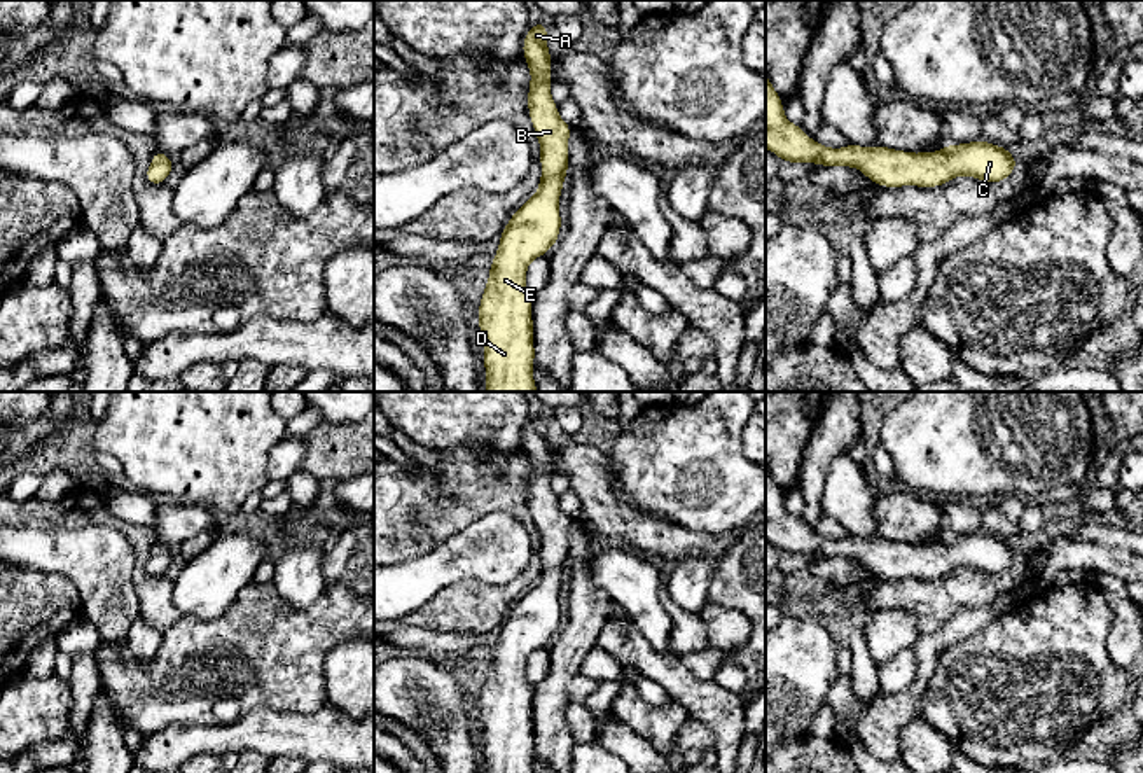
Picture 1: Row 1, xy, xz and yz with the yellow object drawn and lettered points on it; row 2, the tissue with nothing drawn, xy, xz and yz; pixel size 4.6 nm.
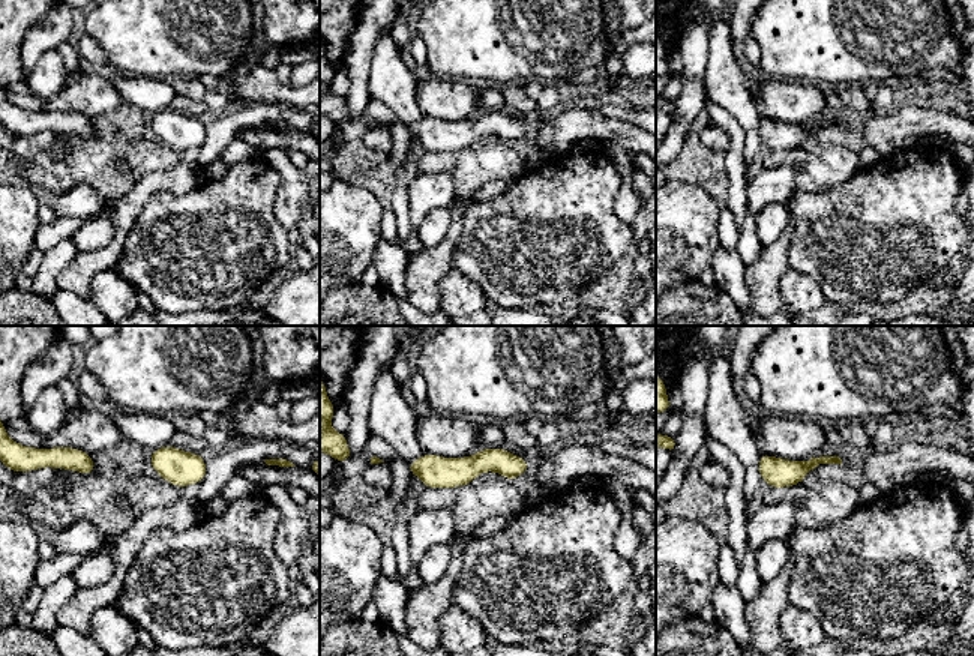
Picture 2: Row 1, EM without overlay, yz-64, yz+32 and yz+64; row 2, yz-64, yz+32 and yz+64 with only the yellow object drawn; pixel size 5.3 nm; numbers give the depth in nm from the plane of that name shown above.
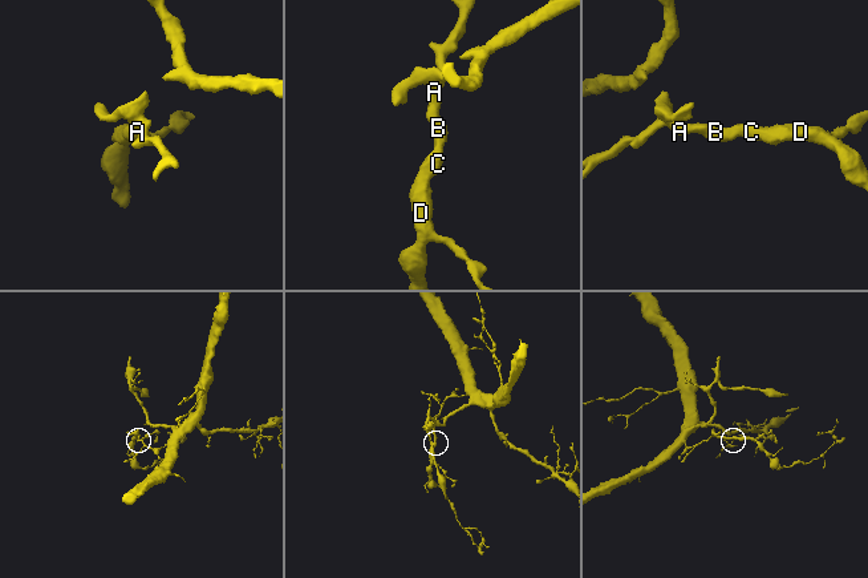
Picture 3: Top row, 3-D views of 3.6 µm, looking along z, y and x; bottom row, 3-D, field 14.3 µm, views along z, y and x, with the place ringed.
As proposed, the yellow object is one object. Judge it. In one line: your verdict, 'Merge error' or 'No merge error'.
No merge error

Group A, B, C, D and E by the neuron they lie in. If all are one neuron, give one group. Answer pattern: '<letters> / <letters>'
A B C D E

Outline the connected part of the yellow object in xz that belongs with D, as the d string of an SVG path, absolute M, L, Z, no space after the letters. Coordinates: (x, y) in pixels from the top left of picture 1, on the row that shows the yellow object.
M545 19L530 26L523 56L531 72L528 114L540 143L542 178L537 194L503 227L481 297L477 325L484 341L486 392L538 392L533 380L533 296L526 289L526 269L556 245L561 233L559 194L570 159L572 126L558 115L558 103L551 98L552 58Z

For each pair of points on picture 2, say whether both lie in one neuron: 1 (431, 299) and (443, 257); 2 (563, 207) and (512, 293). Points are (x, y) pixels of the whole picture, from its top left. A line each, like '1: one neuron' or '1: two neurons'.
1: one neuron
2: one neuron

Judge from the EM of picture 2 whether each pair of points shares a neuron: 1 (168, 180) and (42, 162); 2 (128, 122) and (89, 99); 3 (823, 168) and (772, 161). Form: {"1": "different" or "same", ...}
{"1": "different", "2": "different", "3": "same"}

